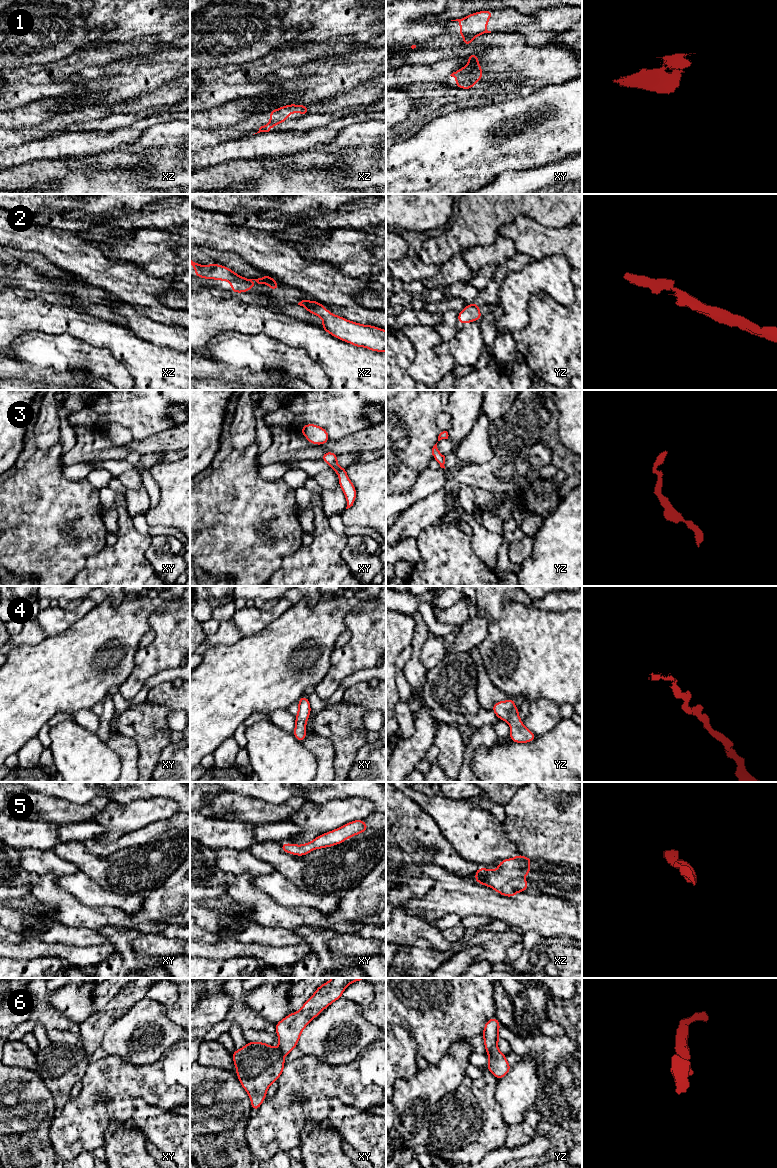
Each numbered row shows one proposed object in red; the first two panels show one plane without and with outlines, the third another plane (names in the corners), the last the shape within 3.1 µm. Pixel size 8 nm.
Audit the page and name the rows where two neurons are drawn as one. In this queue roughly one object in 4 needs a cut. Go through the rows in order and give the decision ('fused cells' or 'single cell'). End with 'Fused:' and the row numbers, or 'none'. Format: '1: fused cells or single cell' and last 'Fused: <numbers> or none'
1: fused cells
2: fused cells
3: single cell
4: single cell
5: single cell
6: single cell
Fused: 1, 2

